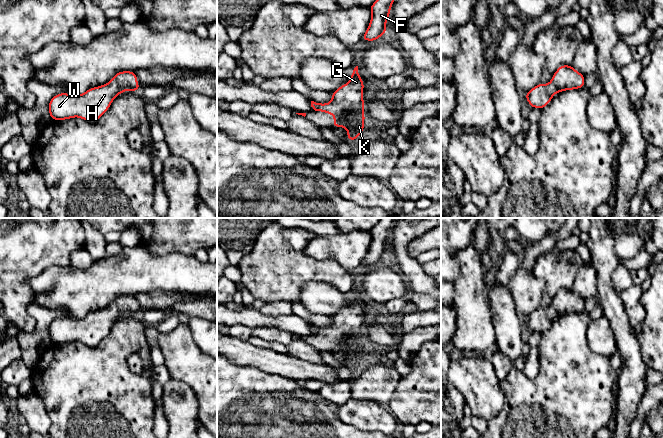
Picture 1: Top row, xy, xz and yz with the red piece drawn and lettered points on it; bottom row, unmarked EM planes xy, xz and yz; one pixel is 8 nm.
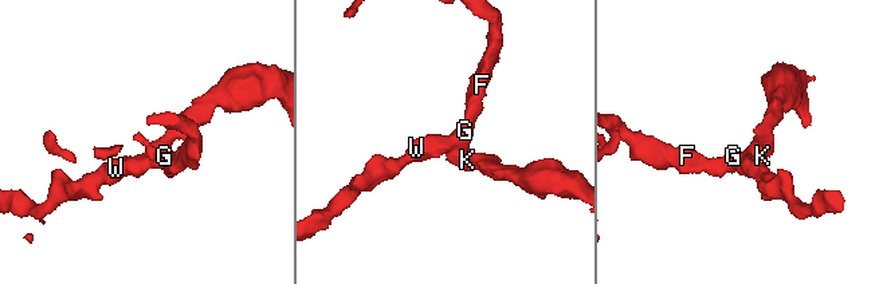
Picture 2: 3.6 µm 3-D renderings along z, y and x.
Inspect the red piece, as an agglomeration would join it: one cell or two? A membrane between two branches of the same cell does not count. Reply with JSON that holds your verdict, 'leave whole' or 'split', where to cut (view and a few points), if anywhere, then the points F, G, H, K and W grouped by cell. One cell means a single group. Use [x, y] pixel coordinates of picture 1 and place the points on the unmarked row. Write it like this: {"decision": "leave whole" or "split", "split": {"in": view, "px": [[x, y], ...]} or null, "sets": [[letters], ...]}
{"decision": "leave whole", "split": null, "sets": [["F", "G", "H", "K", "W"]]}

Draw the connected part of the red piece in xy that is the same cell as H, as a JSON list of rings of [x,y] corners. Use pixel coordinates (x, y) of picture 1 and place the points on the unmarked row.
[[[121,295],[104,309],[89,312],[80,319],[56,318],[49,325],[48,334],[52,344],[79,341],[88,346],[96,346],[105,338],[113,324],[123,315],[139,315],[136,296]]]

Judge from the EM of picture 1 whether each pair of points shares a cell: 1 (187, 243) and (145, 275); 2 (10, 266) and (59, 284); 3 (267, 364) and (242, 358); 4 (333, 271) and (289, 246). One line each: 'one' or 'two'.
1: two
2: two
3: one
4: one

